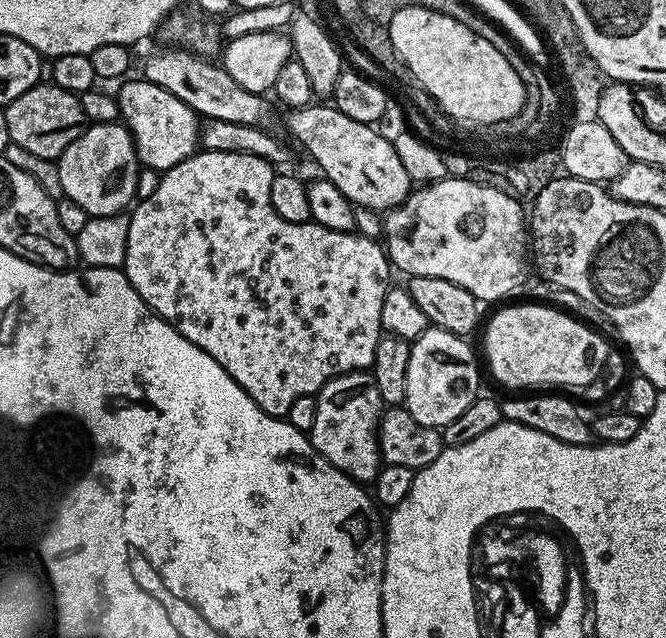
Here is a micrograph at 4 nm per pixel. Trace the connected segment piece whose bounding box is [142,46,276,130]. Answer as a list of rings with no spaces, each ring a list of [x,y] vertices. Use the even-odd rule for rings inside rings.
[[[183,46],[172,47],[176,48],[160,48],[145,58],[143,79],[154,82],[154,86],[162,86],[162,90],[170,90],[170,94],[174,94],[174,98],[186,102],[186,106],[193,108],[197,117],[221,120],[222,122],[238,122],[242,126],[254,126],[265,130],[273,127],[271,124],[275,122],[276,116],[272,113],[273,101],[271,99],[269,99],[270,101],[264,100],[268,98],[265,98],[261,93],[251,92],[238,86],[238,82],[234,82],[234,78],[230,78],[230,74],[219,63],[211,64],[210,61],[204,60],[208,58]]]

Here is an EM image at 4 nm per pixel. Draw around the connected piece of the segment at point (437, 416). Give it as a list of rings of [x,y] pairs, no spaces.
[[[431,326],[417,340],[411,341],[412,353],[410,366],[406,370],[406,398],[403,407],[414,414],[414,419],[422,422],[422,426],[442,430],[454,422],[454,418],[458,418],[466,406],[476,401],[481,391],[480,368],[476,365],[476,356],[468,343],[465,337]]]

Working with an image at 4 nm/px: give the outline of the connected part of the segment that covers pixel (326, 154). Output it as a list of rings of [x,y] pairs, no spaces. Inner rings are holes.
[[[328,102],[293,108],[287,115],[289,134],[312,155],[313,162],[324,171],[321,172],[323,179],[334,182],[353,206],[387,210],[398,207],[407,198],[410,181],[406,166],[402,166],[402,158],[398,158],[395,143],[375,132],[373,125],[346,118],[346,114]]]

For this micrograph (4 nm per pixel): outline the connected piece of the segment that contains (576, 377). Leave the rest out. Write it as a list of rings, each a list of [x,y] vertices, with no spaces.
[[[512,304],[509,308],[500,308],[483,325],[484,356],[488,359],[488,368],[492,376],[508,390],[582,390],[594,378],[600,376],[600,370],[610,350],[594,329],[556,308],[547,308],[544,304]]]

